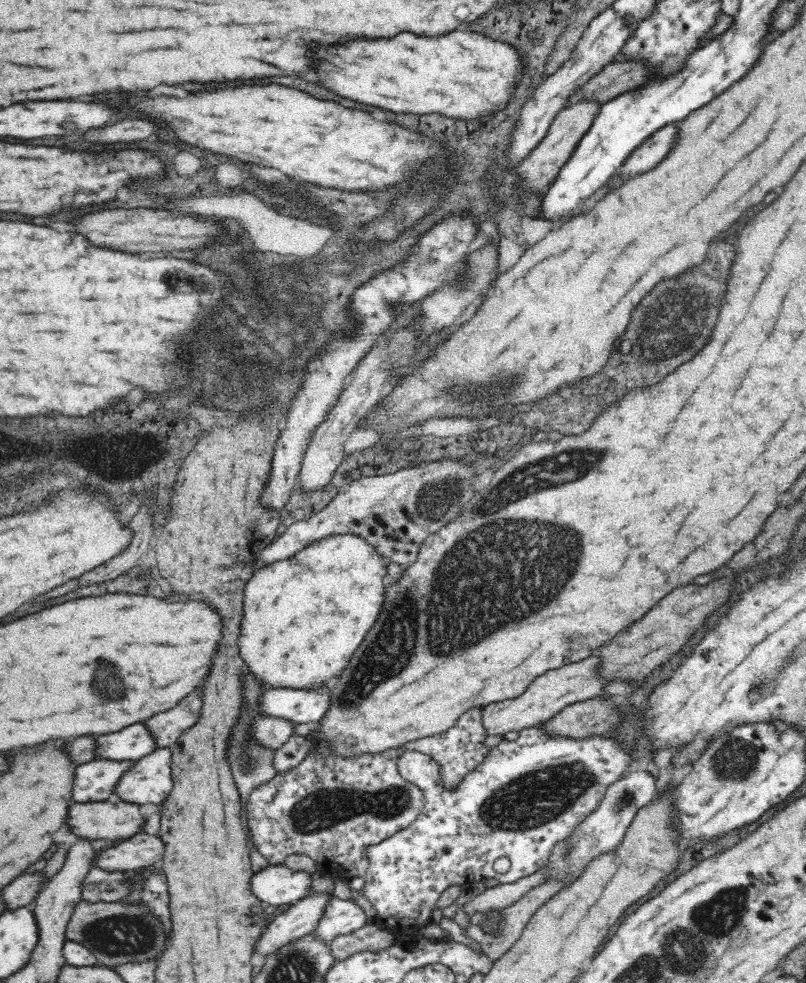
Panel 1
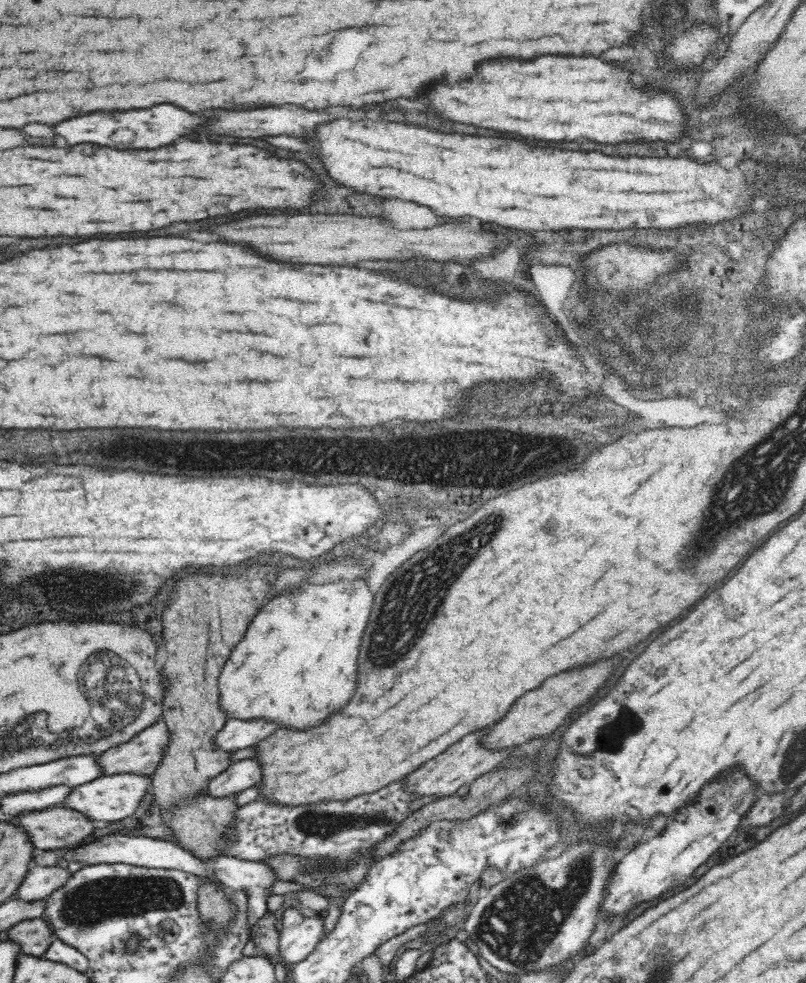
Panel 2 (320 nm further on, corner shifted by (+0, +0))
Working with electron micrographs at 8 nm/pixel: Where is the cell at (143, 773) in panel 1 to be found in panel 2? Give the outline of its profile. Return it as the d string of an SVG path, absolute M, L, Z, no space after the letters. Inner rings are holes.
M113 774L102 775L86 784L75 786L68 792L68 796L60 802L59 806L76 810L91 821L102 820L104 822L116 822L128 818L136 812L141 803L147 803L150 796L151 777L137 774Z

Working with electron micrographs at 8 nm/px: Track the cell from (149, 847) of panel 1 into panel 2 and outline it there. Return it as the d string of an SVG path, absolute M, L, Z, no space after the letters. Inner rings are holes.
M32 864L22 884L20 884L18 890L16 890L16 893L11 898L26 903L47 899L71 875L68 869L63 869L59 866L40 867Z

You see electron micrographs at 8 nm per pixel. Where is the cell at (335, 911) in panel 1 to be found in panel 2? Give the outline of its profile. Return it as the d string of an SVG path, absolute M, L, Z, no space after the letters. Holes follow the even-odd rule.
M302 907L288 908L281 913L277 954L280 960L271 962L294 965L316 948L324 926L320 917Z

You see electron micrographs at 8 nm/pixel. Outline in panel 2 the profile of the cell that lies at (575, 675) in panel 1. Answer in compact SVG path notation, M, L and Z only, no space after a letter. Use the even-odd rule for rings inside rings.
M486 729L471 732L463 736L458 742L449 746L442 754L435 756L432 760L425 762L420 768L406 776L404 791L414 798L423 796L436 796L446 798L455 795L462 786L470 786L478 777L492 771L499 762L502 762L510 749L503 751L488 751L480 745L480 738L486 734Z

